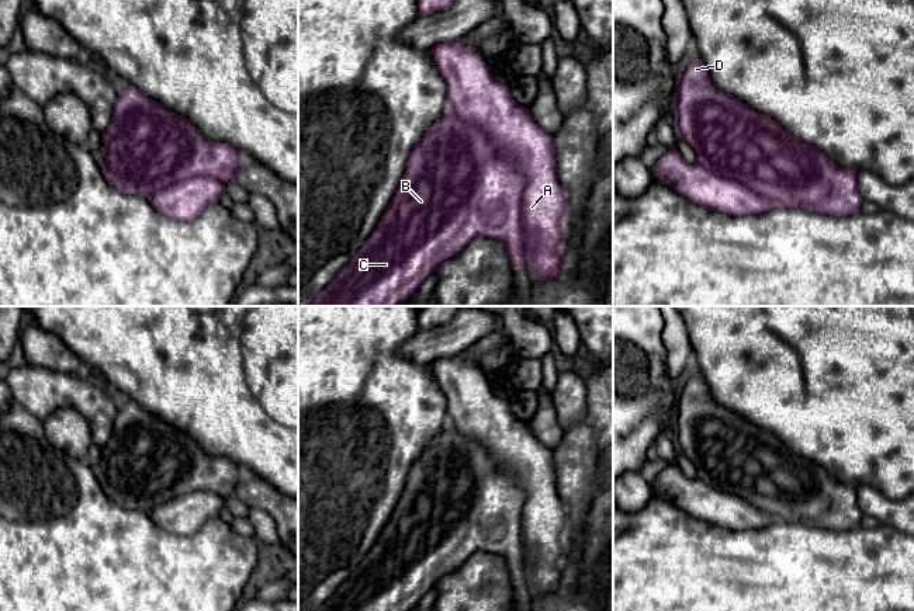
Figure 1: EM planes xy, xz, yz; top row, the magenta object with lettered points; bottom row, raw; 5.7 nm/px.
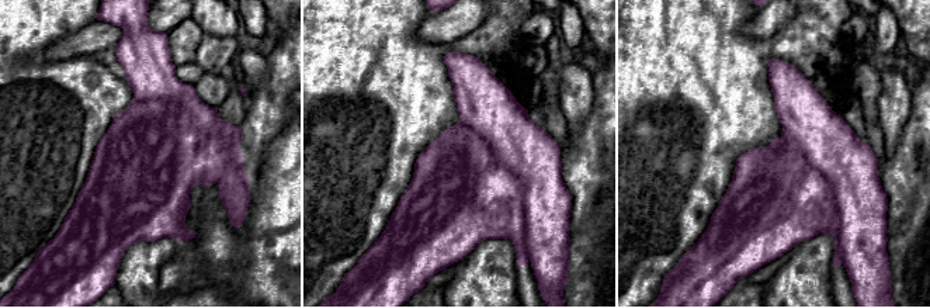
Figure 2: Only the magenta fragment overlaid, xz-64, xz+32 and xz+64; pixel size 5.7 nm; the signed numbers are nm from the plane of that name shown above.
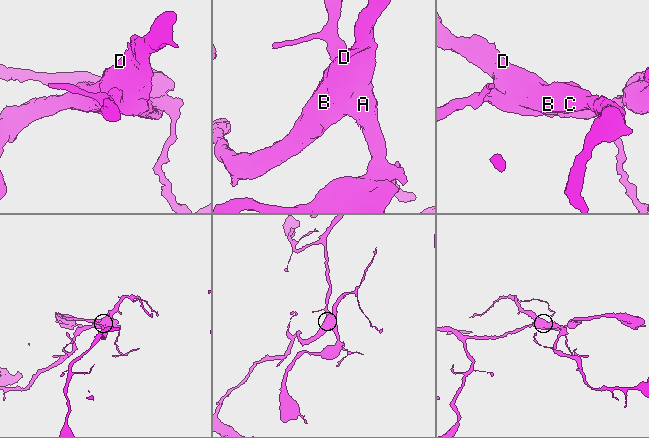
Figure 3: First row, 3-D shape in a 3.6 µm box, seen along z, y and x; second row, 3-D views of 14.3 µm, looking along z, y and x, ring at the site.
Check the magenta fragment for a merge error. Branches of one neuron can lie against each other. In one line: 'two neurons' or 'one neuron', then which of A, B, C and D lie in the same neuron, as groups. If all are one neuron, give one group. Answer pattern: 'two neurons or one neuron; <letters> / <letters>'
two neurons; A / B C D

